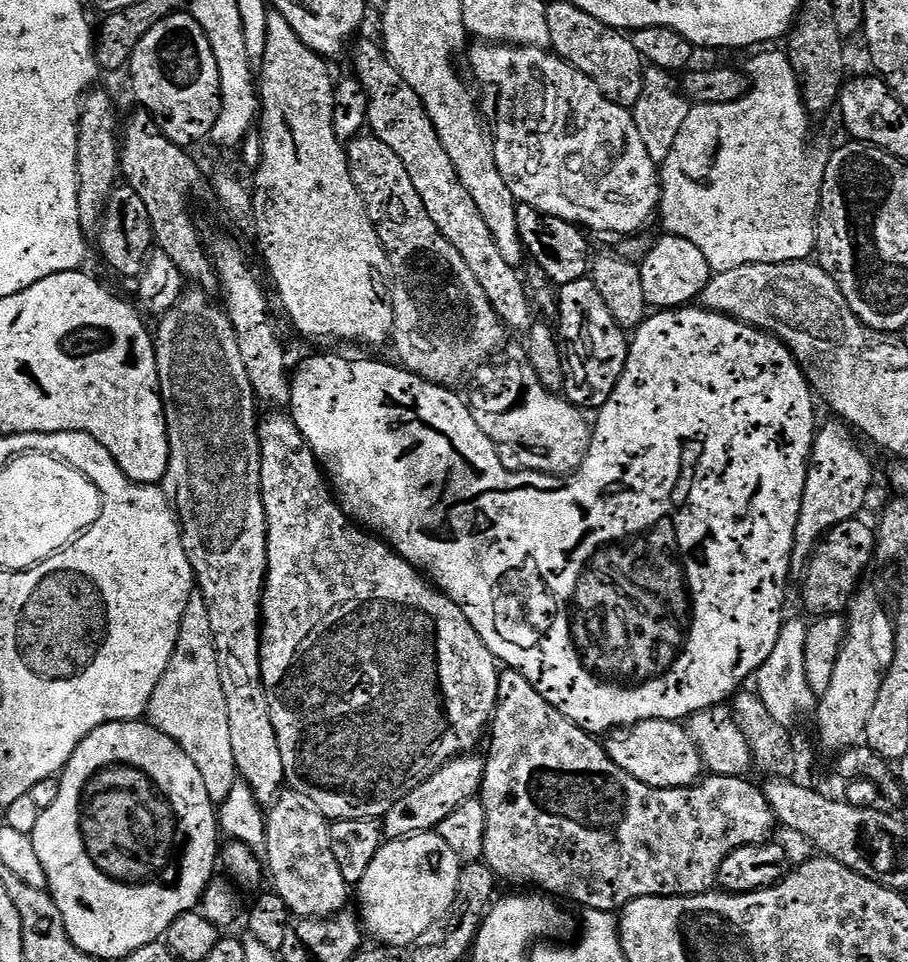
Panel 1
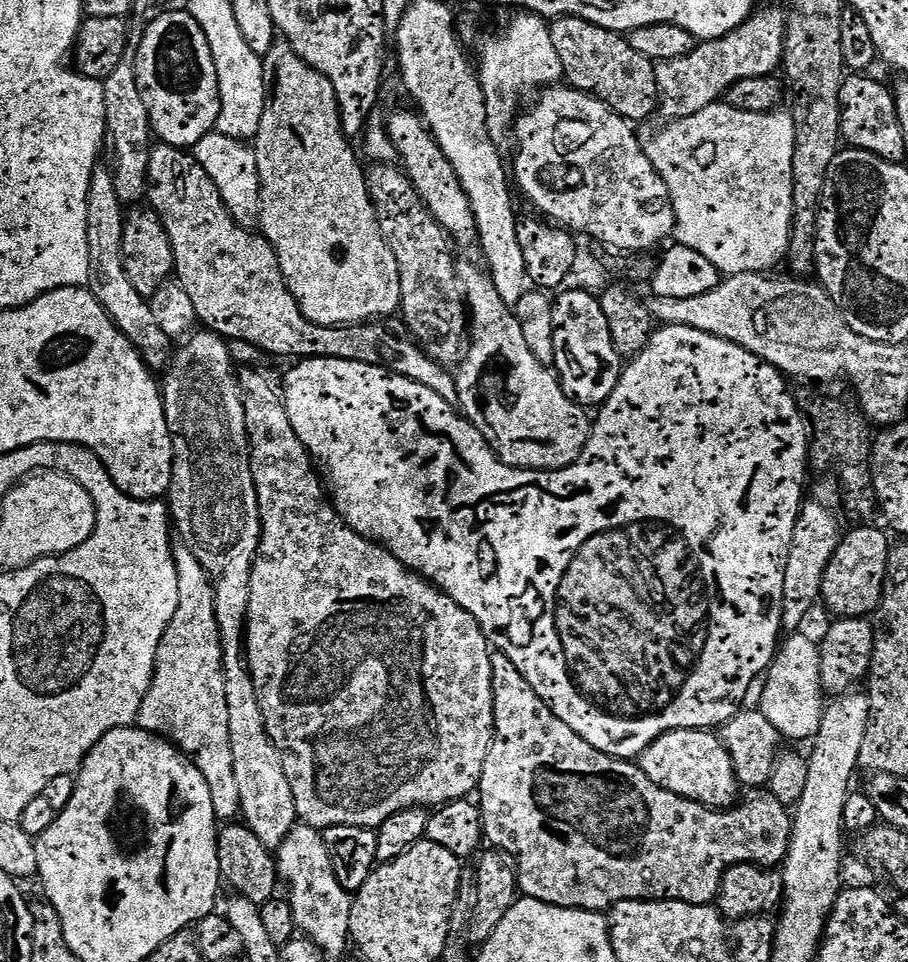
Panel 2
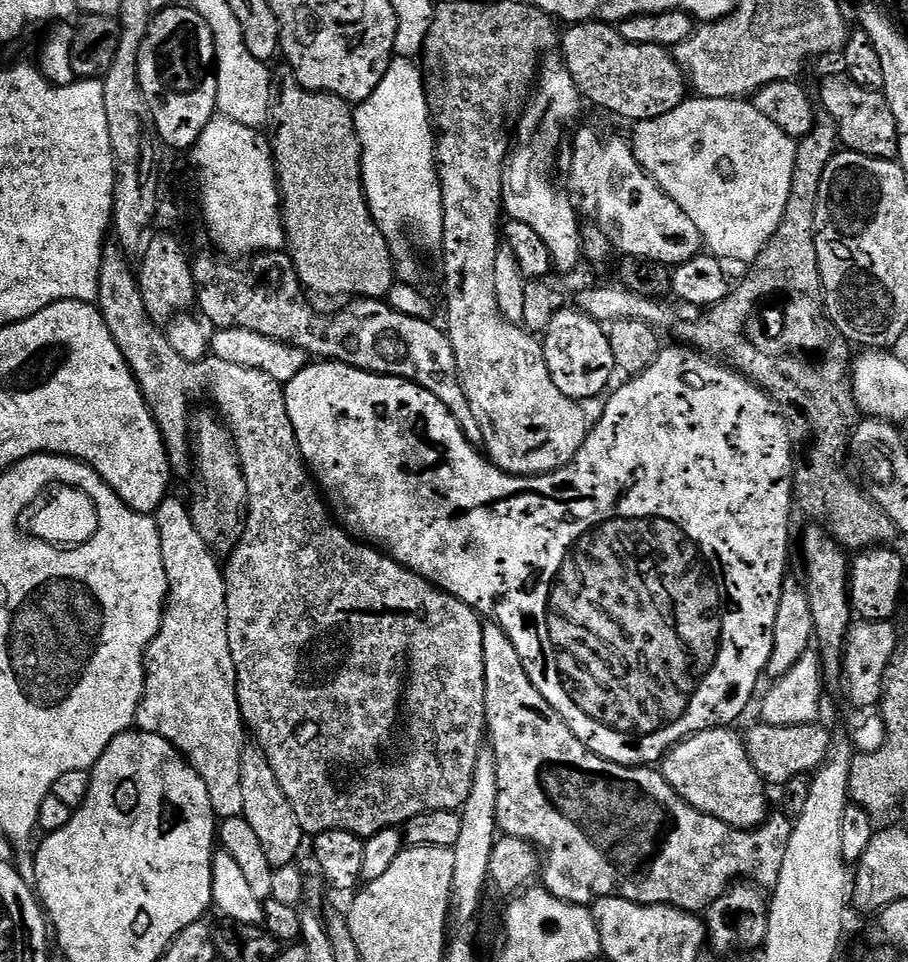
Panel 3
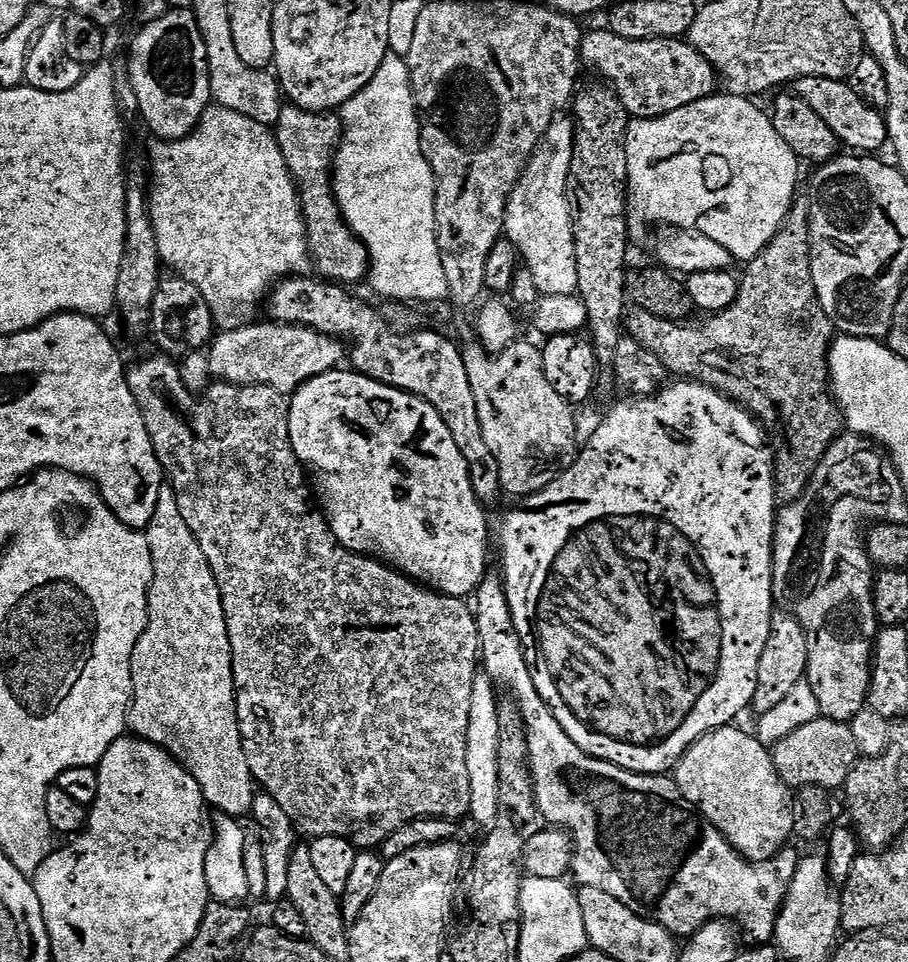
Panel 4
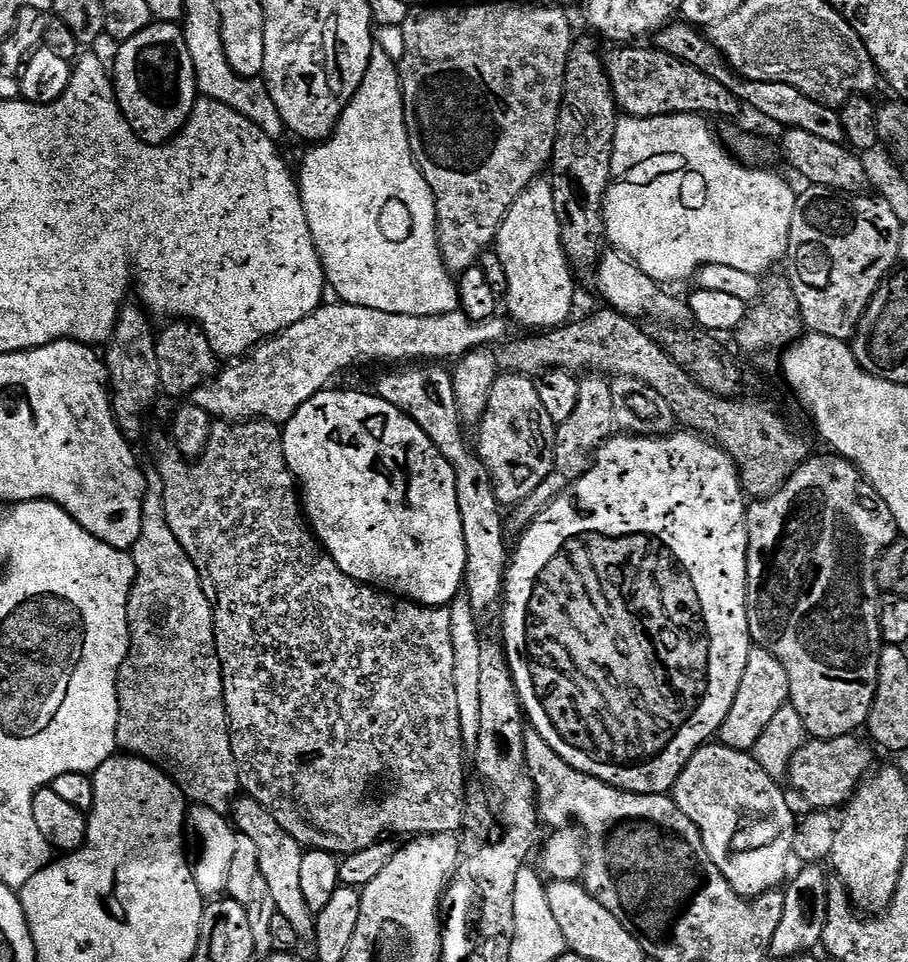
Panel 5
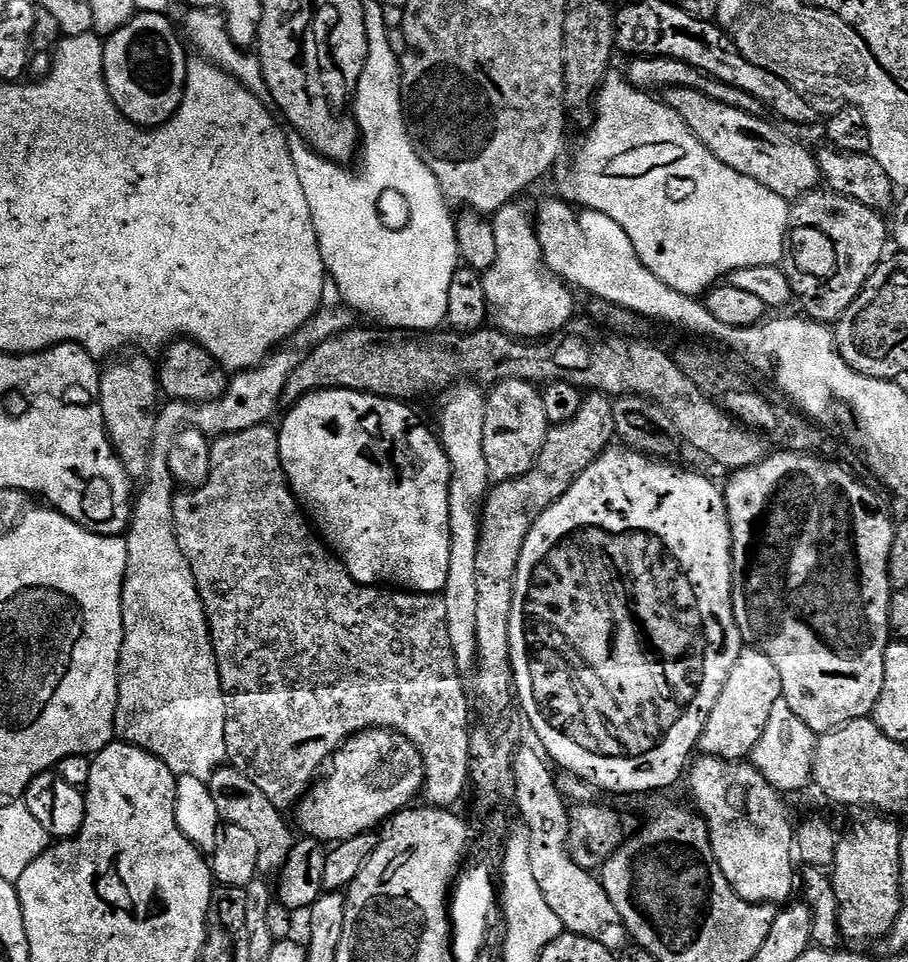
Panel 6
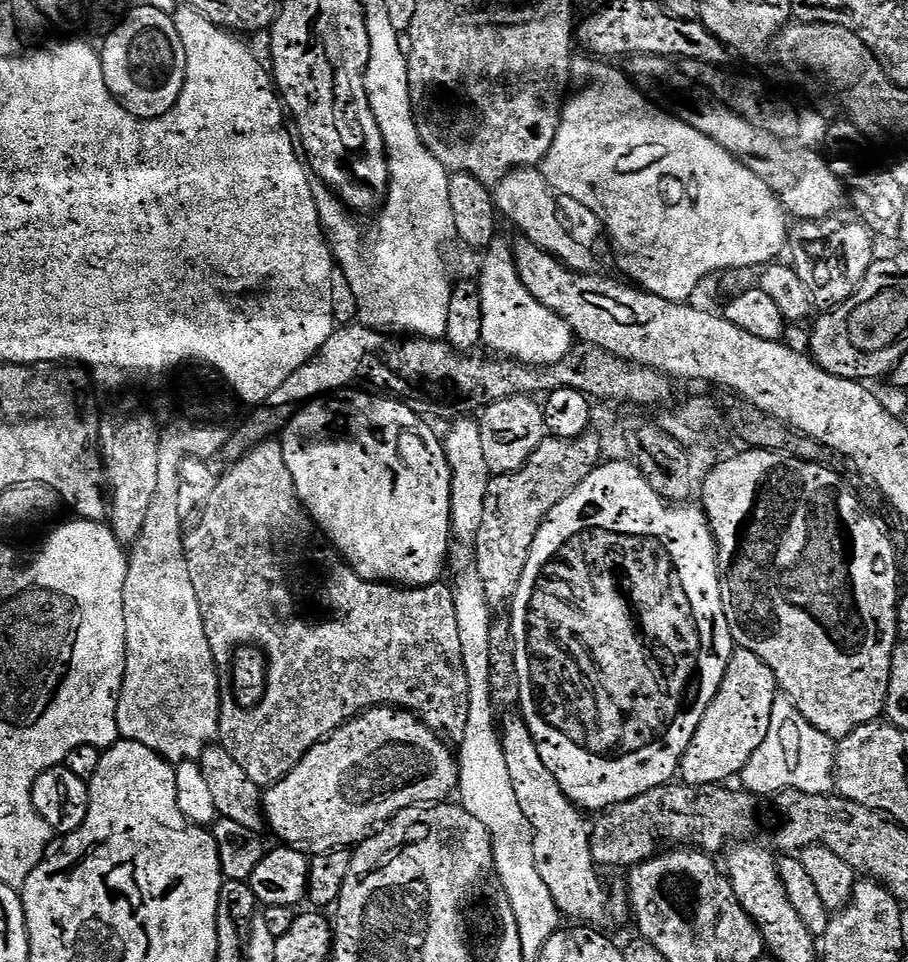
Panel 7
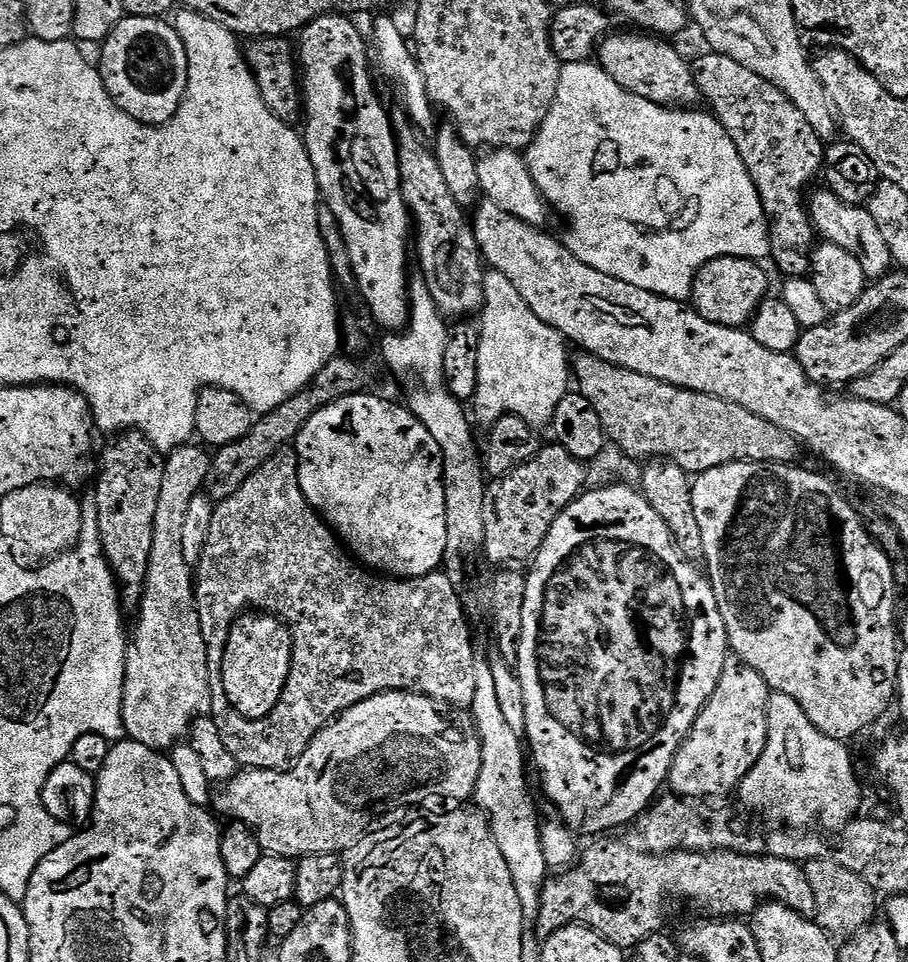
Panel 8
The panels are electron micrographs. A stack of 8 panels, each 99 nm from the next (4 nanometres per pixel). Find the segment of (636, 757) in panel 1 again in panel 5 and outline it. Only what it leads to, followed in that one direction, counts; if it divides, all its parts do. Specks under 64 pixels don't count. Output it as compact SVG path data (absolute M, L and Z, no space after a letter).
M728 742L716 743L703 744L692 755L690 762L686 762L686 766L674 781L674 795L679 800L680 807L687 812L691 820L699 823L705 833L716 832L721 846L728 851L727 867L737 885L745 884L748 888L756 888L752 890L775 889L783 885L789 875L788 859L792 856L792 847L797 847L798 844L798 815L796 816L795 810L792 809L783 786L776 781L779 779L764 768L751 751Z

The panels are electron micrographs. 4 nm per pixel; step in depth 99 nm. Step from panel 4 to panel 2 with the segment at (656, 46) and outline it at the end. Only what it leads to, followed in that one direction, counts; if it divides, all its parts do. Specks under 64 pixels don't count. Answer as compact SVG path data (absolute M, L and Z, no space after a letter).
M577 16L557 17L550 25L551 37L562 59L567 83L606 102L619 116L634 124L659 109L655 63L634 50L621 34Z

